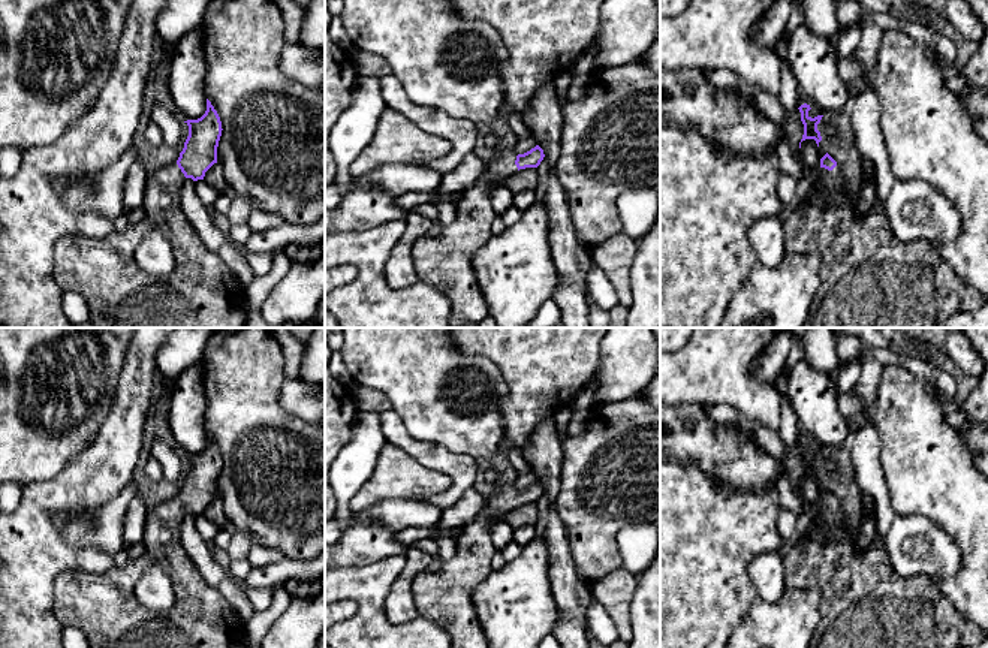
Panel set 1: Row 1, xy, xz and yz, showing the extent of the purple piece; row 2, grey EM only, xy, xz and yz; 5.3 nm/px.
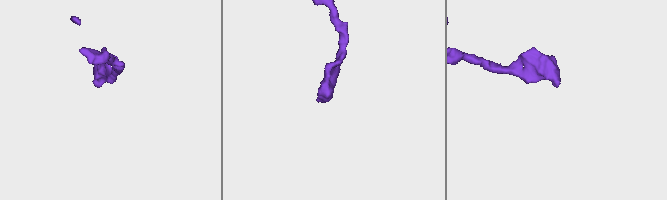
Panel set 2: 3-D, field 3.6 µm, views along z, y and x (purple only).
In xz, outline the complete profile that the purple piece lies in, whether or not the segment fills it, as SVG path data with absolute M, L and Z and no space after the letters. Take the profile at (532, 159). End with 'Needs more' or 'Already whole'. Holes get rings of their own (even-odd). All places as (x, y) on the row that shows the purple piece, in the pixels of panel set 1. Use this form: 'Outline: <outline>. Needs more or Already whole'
Outline: M536 145L524 154L507 150L485 165L478 183L461 195L455 220L439 236L428 233L412 247L410 259L421 281L439 289L451 301L449 326L476 325L488 316L487 301L479 289L472 256L494 236L491 189L525 168L537 168L543 150Z. Needs more

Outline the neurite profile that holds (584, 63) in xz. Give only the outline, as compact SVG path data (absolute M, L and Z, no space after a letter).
M594 39L584 51L582 54L576 58L576 61L572 66L573 75L585 75L591 73L593 69L593 61L597 52L597 40Z

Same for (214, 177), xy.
M214 163L207 172L204 180L219 193L225 193L228 183L223 177L222 166L219 163Z

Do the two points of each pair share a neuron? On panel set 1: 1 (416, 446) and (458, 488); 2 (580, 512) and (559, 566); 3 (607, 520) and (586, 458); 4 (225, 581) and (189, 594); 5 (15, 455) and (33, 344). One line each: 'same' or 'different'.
1: same
2: different
3: same
4: different
5: same

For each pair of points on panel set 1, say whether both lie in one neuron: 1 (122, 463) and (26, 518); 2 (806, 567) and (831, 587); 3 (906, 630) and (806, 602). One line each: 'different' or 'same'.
1: same
2: same
3: different

